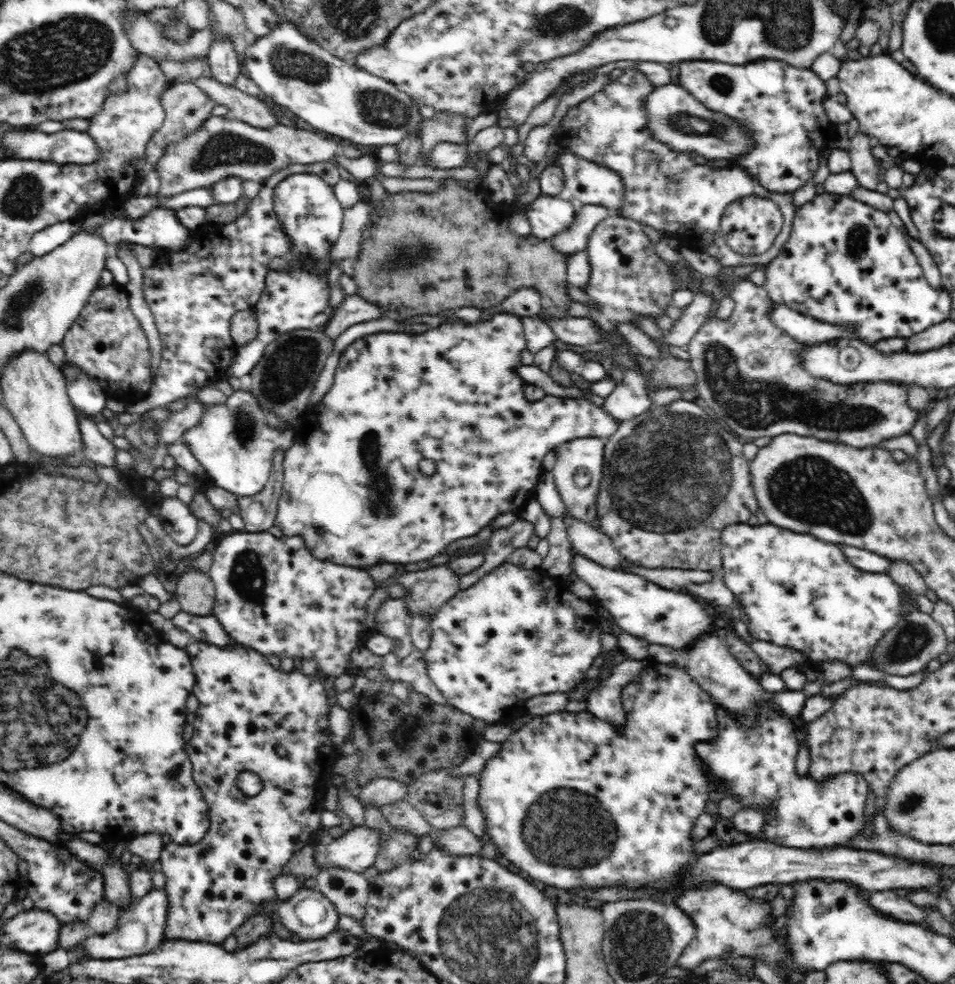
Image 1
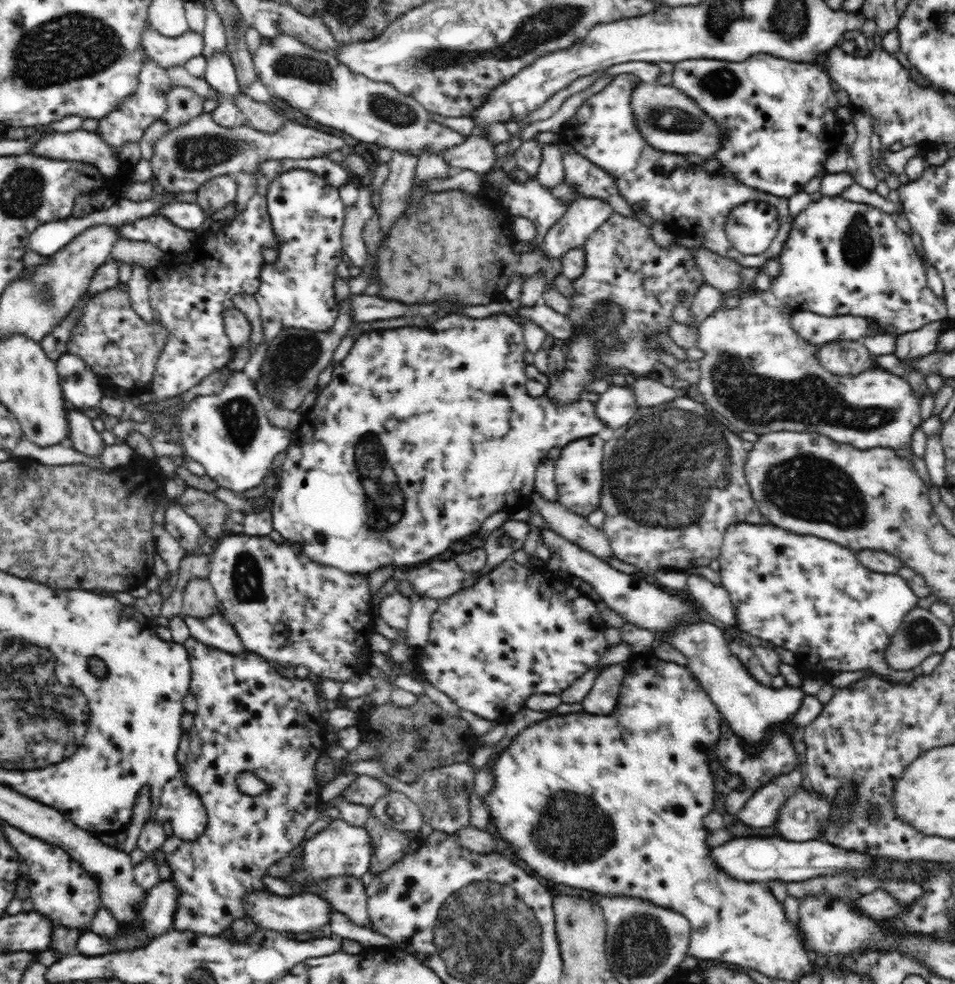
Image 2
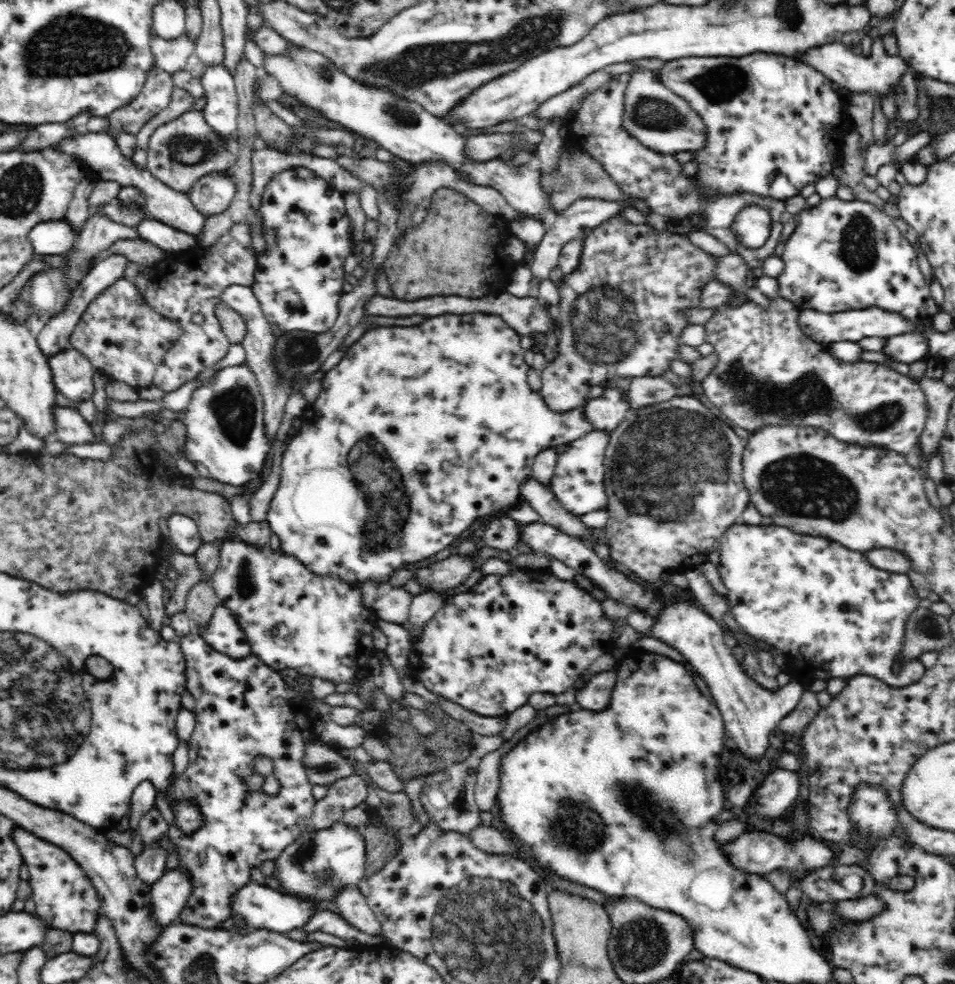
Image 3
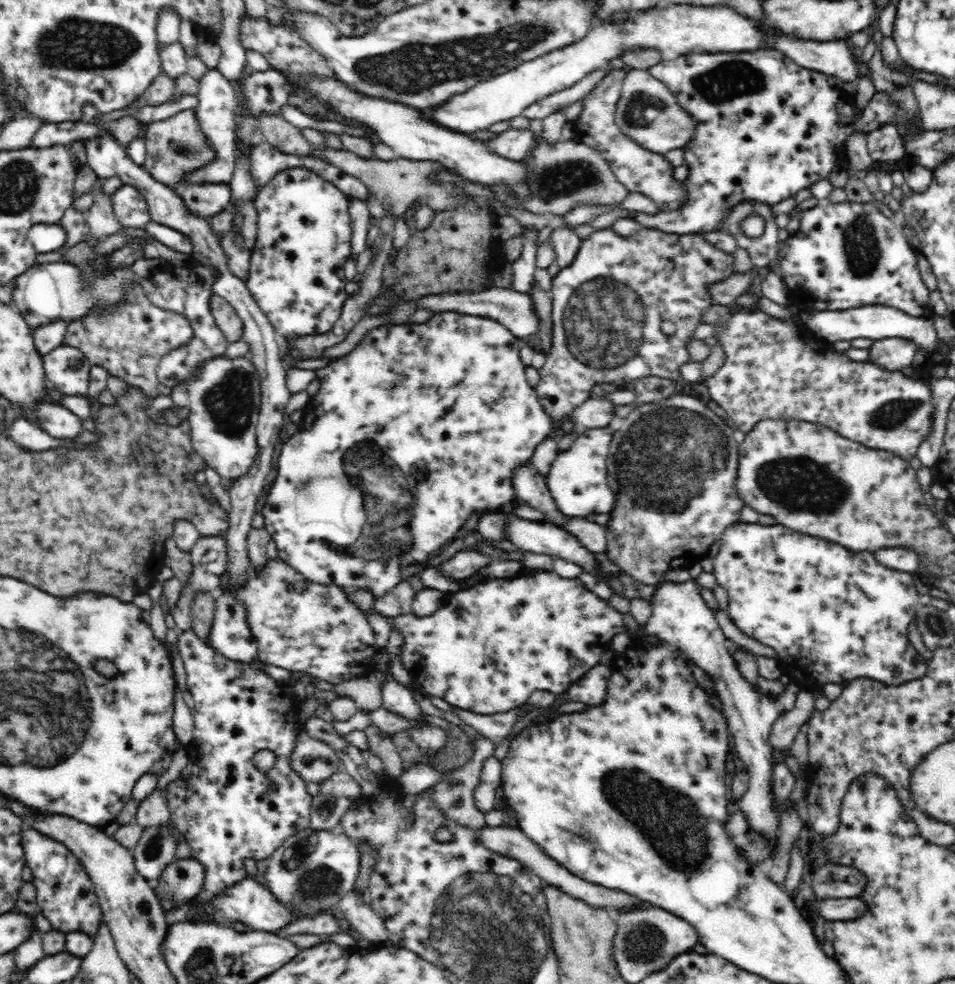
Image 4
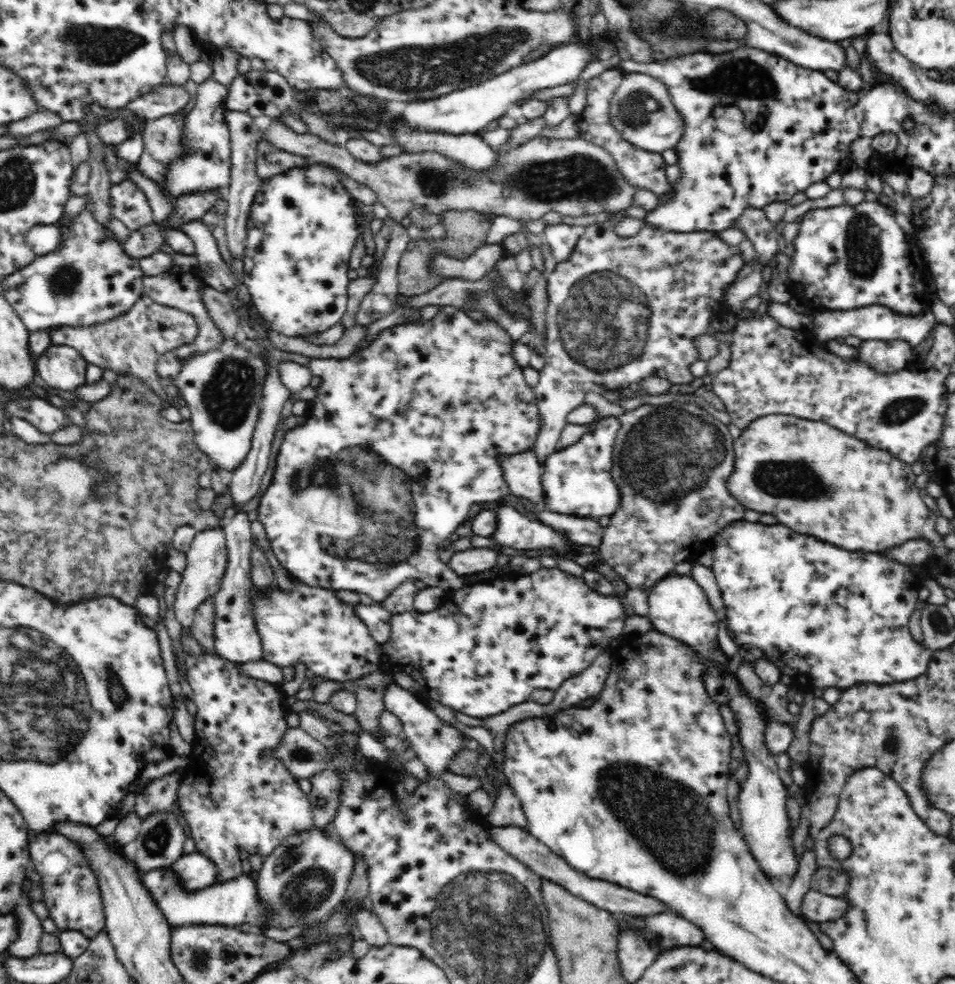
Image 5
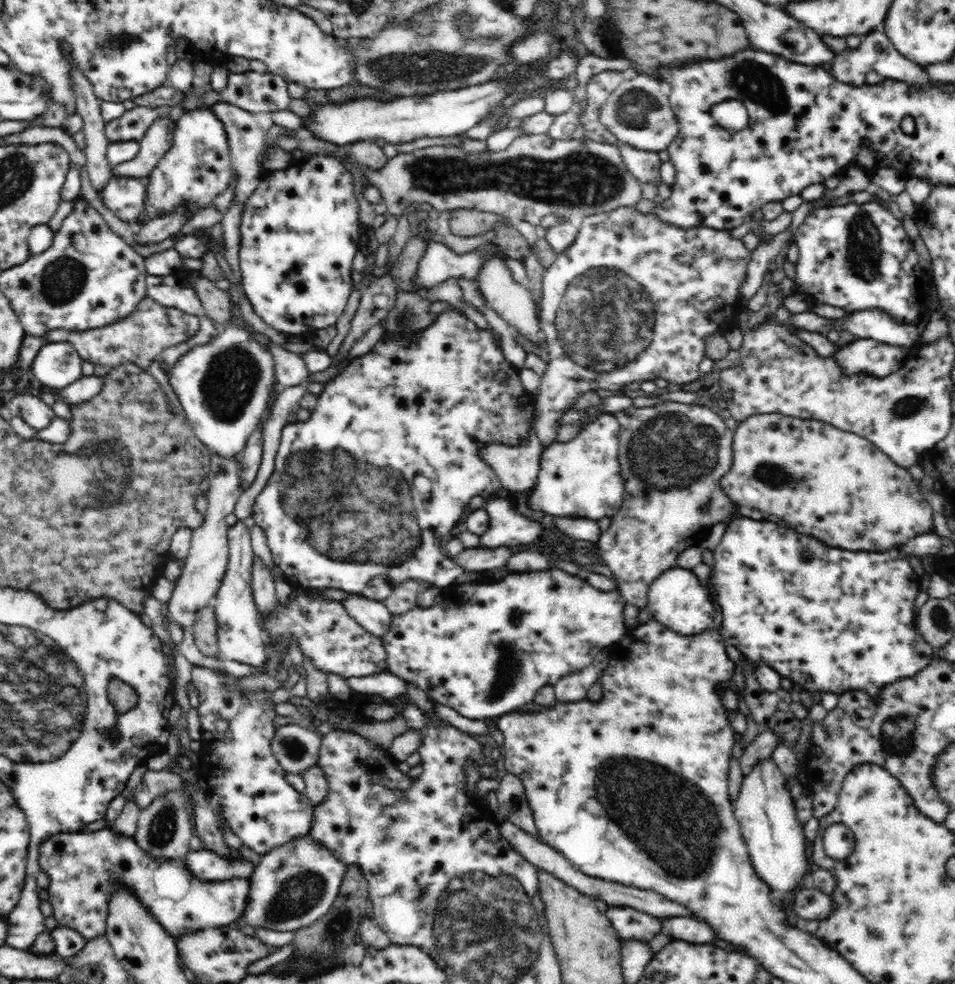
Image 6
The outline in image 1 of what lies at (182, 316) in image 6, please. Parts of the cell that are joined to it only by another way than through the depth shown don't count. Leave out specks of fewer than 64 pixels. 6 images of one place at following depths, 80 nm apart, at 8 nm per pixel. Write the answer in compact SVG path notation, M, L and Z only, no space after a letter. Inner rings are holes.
M114 282L107 287L96 288L77 322L65 334L62 345L66 362L75 364L93 378L108 398L120 400L132 407L148 394L153 382L149 367L149 342L130 309L125 285Z

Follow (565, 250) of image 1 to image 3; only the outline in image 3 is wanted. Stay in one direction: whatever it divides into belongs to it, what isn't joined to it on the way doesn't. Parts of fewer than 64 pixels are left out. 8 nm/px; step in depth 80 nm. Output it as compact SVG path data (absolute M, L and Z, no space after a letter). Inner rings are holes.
M584 198L576 200L566 211L560 212L556 216L556 222L552 228L547 230L542 242L538 244L534 251L534 258L530 264L532 271L533 292L537 292L537 287L542 280L549 278L549 272L557 266L558 259L562 253L562 248L571 241L582 239L584 230L592 230L598 225L603 224L606 220L610 220L616 215L619 215L624 208L631 207L631 202L628 198L622 202L608 202L598 199Z

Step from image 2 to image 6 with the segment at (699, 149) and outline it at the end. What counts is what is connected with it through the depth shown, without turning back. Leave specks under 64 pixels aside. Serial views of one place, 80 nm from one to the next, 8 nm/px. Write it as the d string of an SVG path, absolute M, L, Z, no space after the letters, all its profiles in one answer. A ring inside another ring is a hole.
M640 73L625 80L602 104L600 123L620 143L648 152L666 151L679 132L678 119L670 106L669 96L660 88L660 80Z

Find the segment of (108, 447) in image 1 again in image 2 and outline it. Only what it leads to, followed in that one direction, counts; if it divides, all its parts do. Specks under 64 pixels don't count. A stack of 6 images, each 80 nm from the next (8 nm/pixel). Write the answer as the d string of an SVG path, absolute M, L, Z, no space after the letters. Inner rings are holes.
M73 407L66 412L66 419L70 425L70 438L68 438L70 446L85 456L91 458L100 456L105 442L94 428L93 420Z

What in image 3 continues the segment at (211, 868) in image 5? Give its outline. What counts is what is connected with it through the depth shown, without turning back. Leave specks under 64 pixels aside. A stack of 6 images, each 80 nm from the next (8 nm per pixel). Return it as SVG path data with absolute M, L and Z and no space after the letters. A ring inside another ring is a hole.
M179 864L165 871L150 887L153 917L164 927L177 922L193 889L189 870Z

